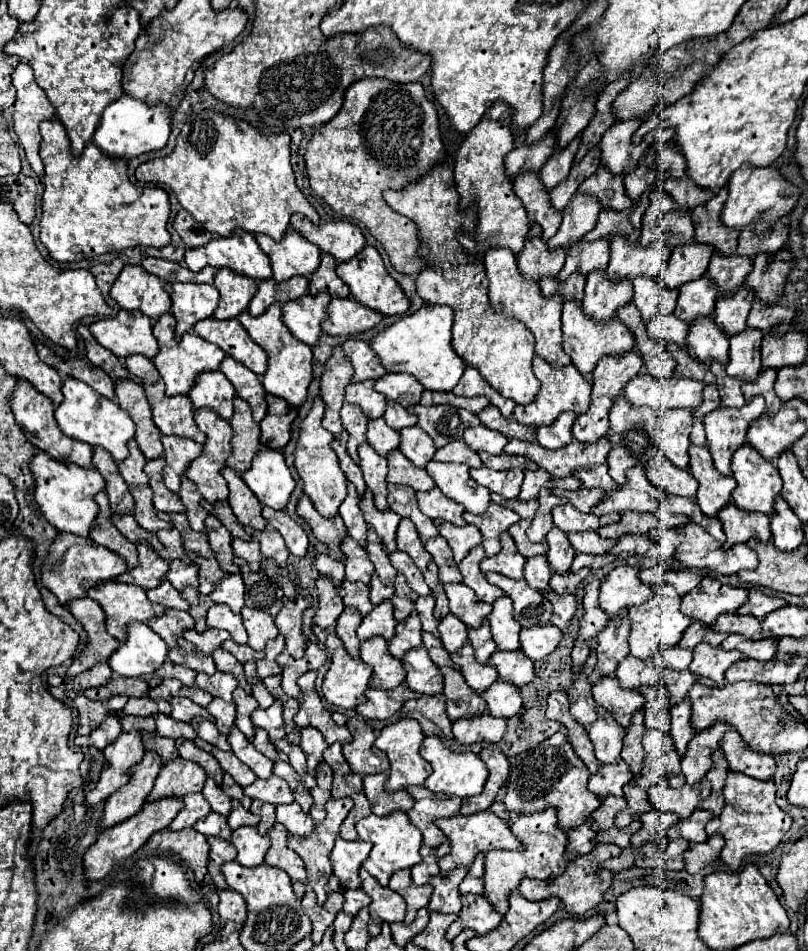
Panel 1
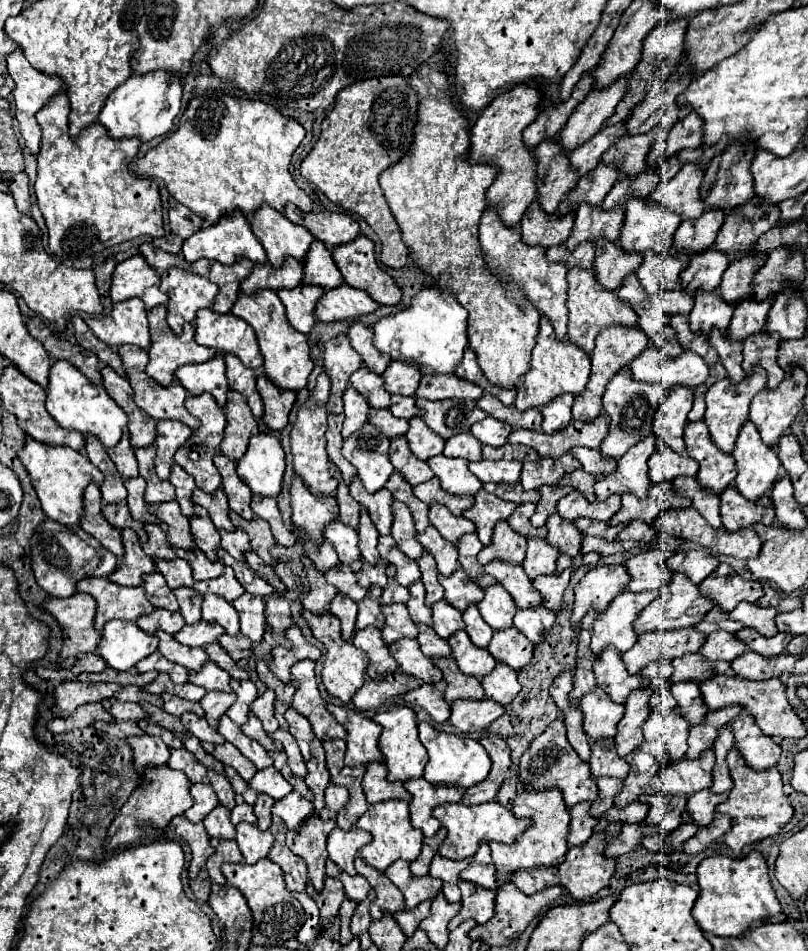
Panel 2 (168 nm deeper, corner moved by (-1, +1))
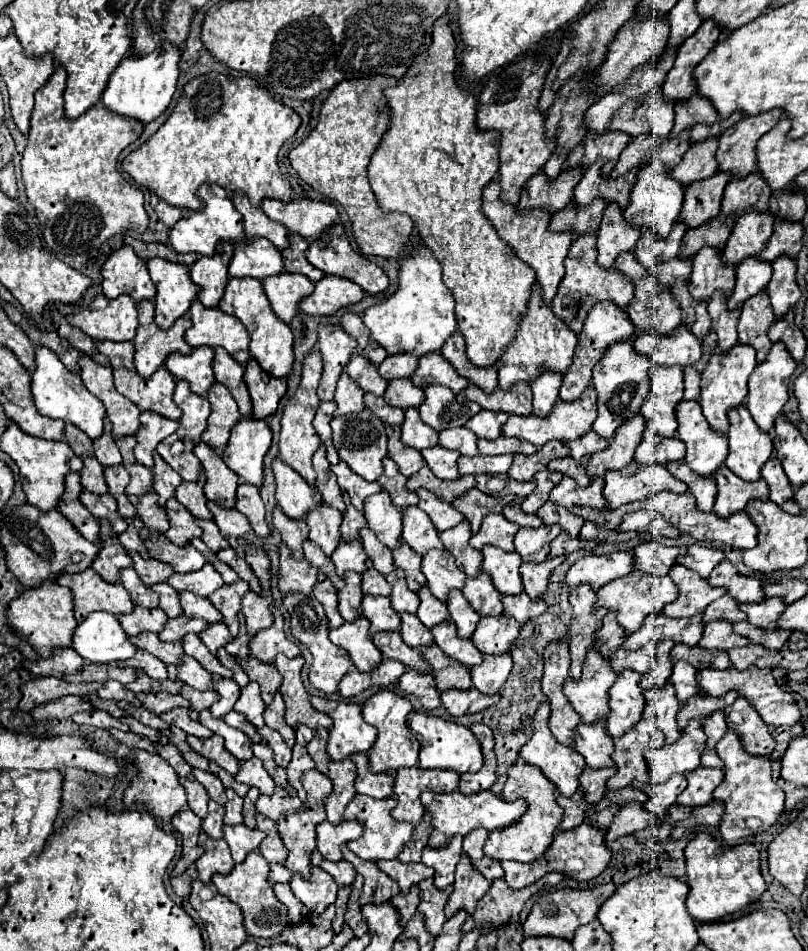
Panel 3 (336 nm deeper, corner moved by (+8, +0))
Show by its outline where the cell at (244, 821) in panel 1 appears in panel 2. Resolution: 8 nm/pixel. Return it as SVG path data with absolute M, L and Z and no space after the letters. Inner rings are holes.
M239 795L235 797L237 799L237 805L233 807L231 811L231 823L237 825L241 821L247 821L247 823L255 823L255 813L253 813L253 807L247 805Z

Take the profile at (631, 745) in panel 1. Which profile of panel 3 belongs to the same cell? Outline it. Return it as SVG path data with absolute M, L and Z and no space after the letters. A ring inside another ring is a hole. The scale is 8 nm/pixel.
M624 670L618 674L618 680L610 688L610 716L606 720L606 730L610 732L610 738L620 738L620 734L626 734L632 726L636 726L642 720L642 708L644 708L644 694L638 686L640 674L632 670Z

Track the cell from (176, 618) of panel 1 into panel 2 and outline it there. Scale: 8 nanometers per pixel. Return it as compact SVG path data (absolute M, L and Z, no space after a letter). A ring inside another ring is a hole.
M155 609L153 613L139 617L135 623L137 623L143 631L147 631L149 635L153 635L153 633L159 631L159 629L165 631L165 633L175 635L175 633L185 625L185 621L183 621L183 617L181 617L179 611L173 613L173 611L167 611L167 609Z

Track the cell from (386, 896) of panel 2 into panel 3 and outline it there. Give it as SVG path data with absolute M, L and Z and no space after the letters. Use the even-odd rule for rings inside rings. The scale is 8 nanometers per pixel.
M346 844L342 846L342 854L344 854L344 860L348 860L354 866L354 870L364 876L364 890L360 894L362 906L364 904L384 904L394 894L400 892L398 884L390 876L382 874L382 870L378 870L374 862L362 862L362 858L350 852Z

